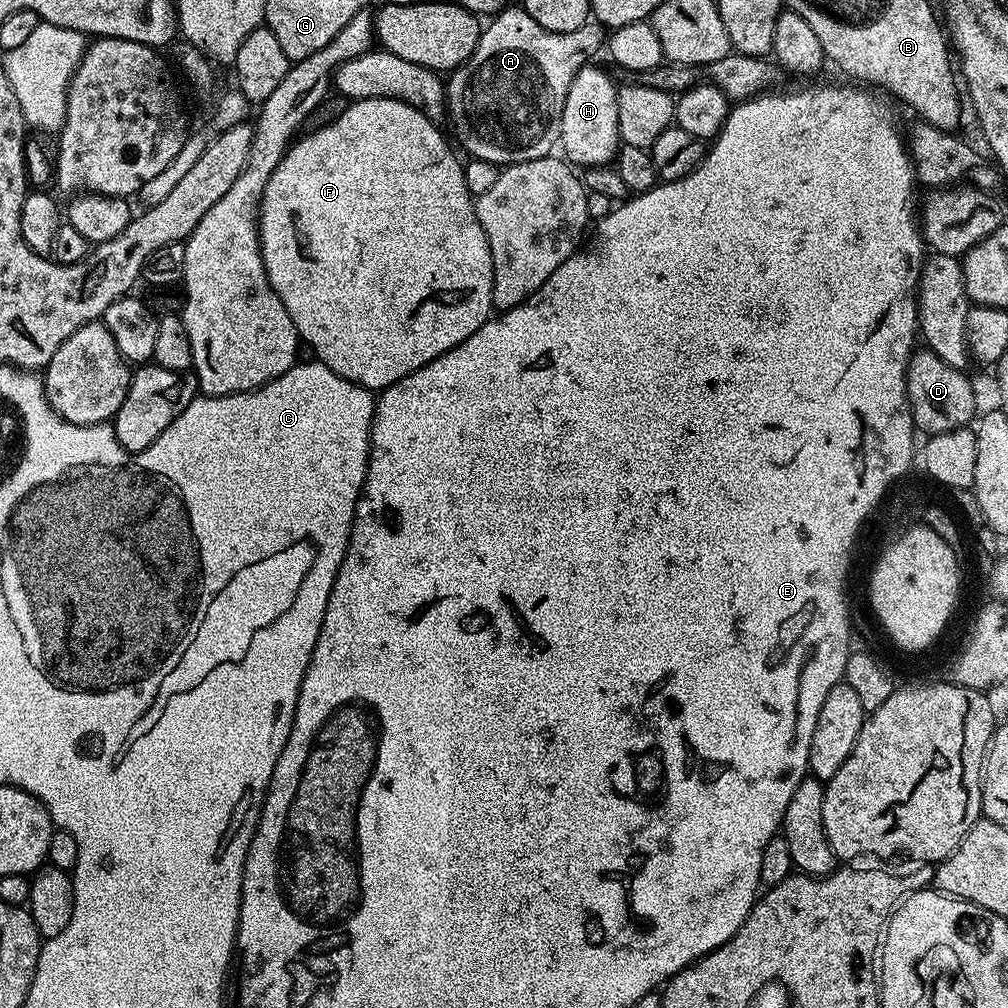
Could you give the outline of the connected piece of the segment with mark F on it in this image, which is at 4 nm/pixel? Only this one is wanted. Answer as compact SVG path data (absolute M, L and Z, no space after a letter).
M388 96L358 100L347 107L337 120L330 121L325 128L309 136L301 135L284 153L274 174L270 174L270 182L266 182L266 190L260 199L260 253L270 286L274 294L278 294L282 306L286 306L286 314L290 314L290 322L294 322L297 337L312 347L311 355L330 366L334 374L350 382L361 384L364 388L383 390L414 374L414 370L434 362L434 358L454 350L454 346L466 342L474 330L489 320L494 312L494 262L490 258L490 242L486 242L486 234L476 217L474 198L468 193L464 164L452 153L453 145L449 137L440 133L441 125L405 100L392 100Z

